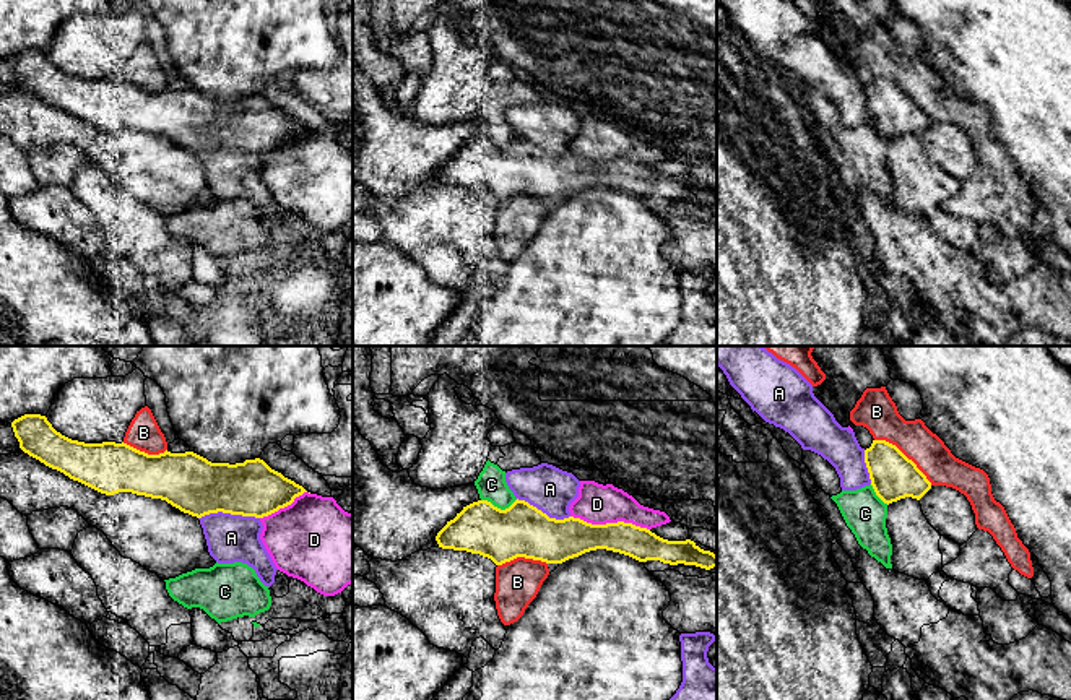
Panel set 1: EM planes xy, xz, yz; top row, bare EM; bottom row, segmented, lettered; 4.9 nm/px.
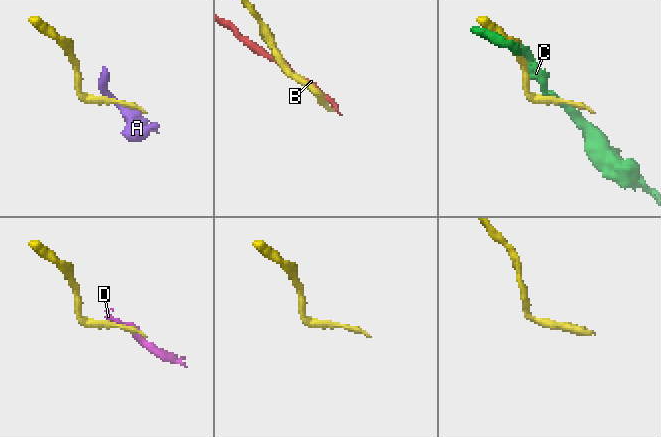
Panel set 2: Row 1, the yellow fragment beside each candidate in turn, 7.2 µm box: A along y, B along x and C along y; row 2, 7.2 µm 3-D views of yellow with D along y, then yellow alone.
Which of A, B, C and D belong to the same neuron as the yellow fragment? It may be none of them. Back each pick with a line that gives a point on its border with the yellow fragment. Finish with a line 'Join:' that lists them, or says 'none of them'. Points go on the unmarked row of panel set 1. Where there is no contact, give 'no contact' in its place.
Join: none of them

